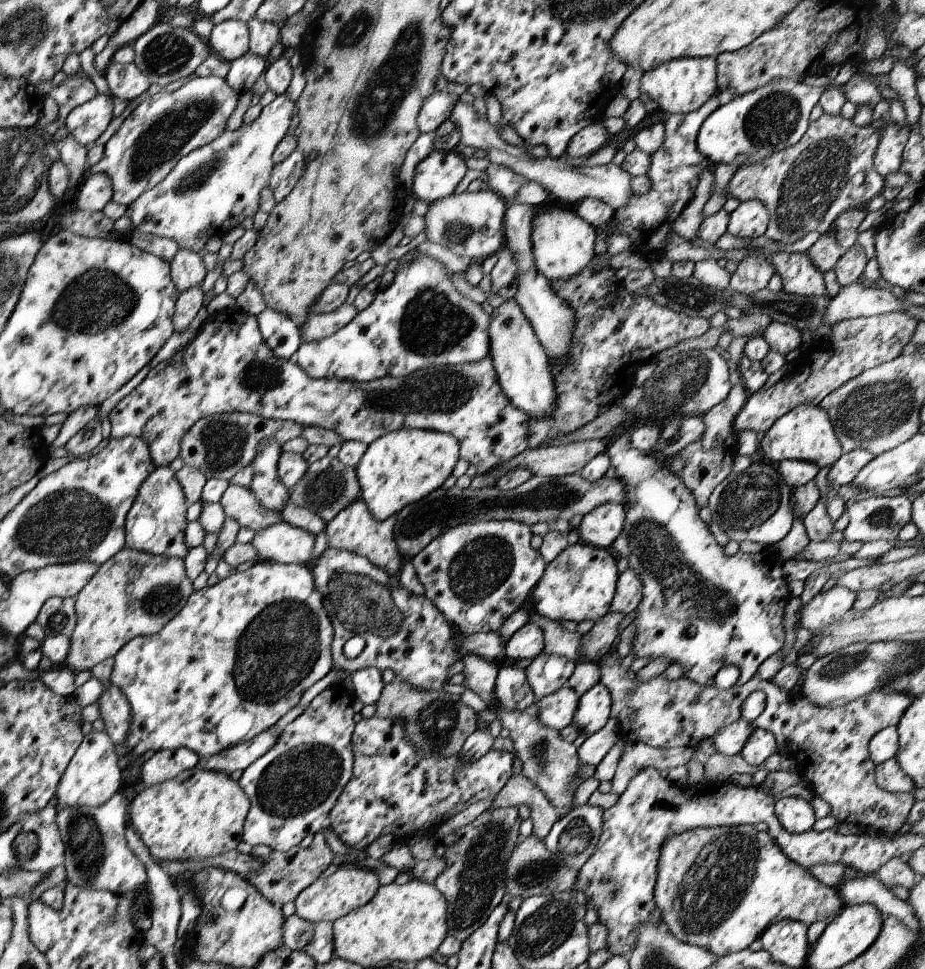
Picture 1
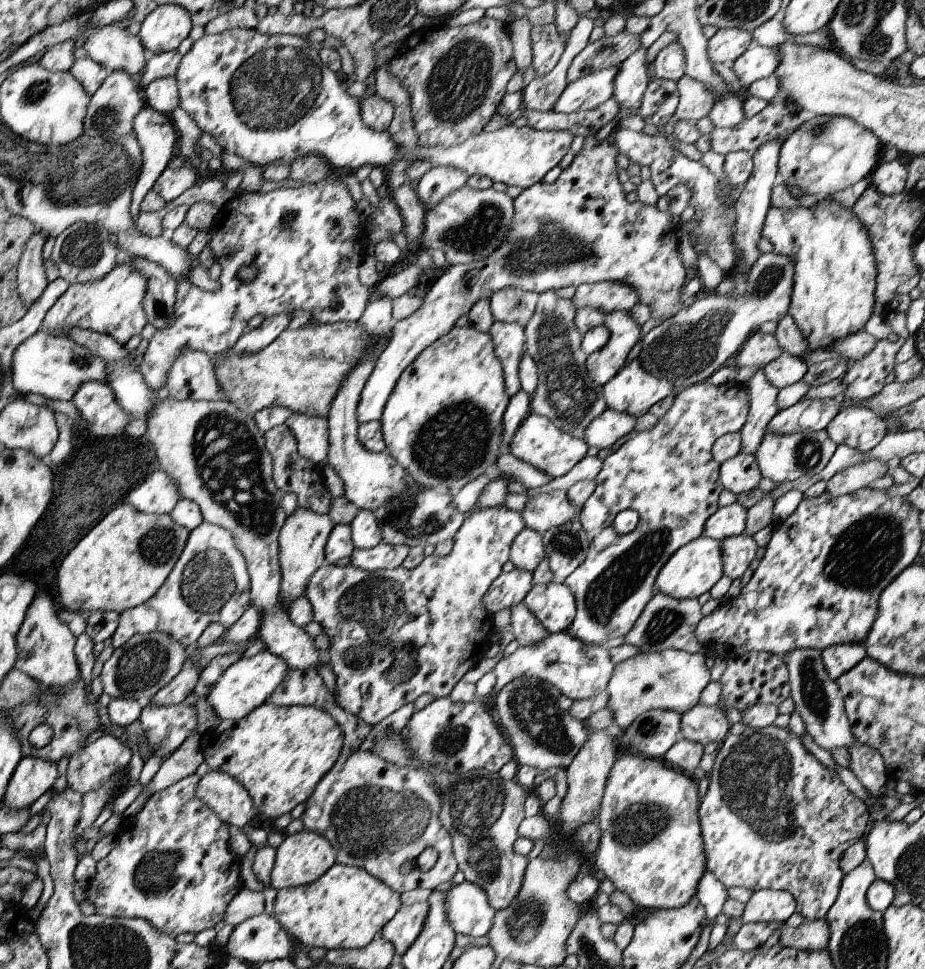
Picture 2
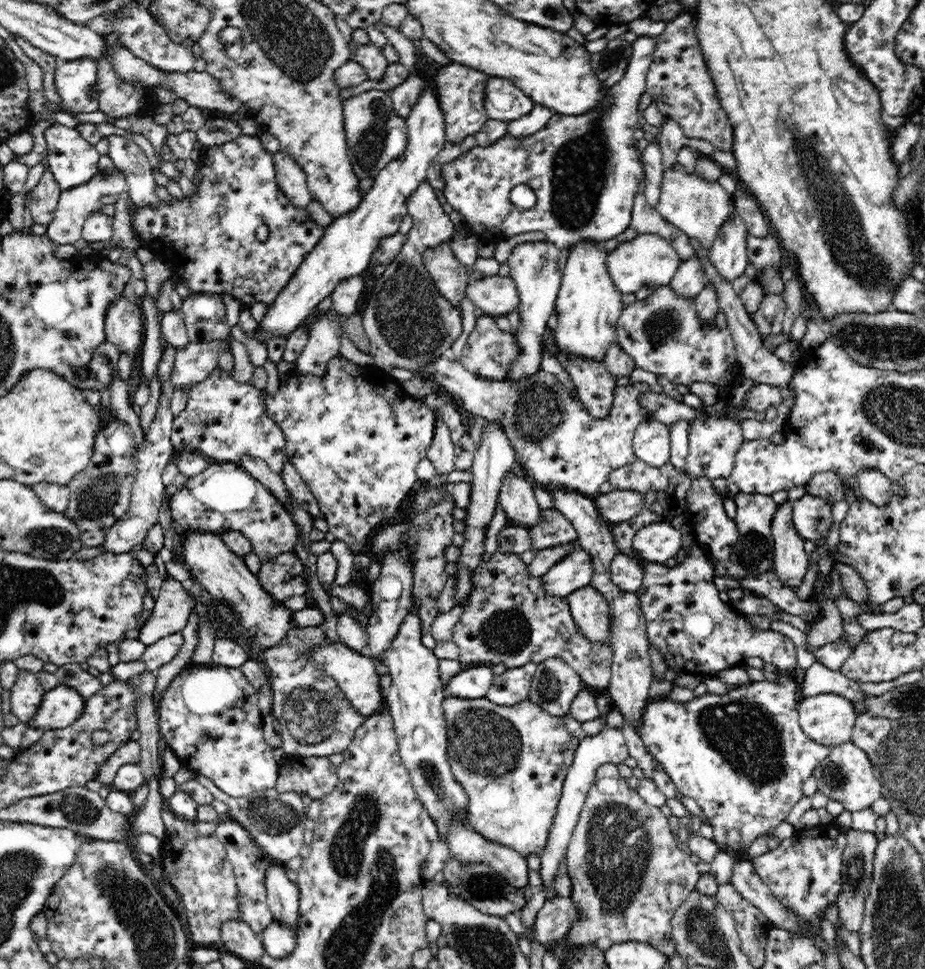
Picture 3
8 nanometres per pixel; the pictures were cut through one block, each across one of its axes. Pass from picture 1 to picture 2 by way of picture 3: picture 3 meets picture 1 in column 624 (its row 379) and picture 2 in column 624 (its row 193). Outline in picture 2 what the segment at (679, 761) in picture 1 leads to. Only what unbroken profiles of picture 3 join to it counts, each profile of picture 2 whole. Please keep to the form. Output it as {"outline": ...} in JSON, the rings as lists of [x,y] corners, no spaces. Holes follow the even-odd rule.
{"outline":[[[656,592],[632,626],[632,630],[624,636],[624,641],[630,646],[636,646],[640,653],[650,654],[666,649],[705,653],[707,646],[702,646],[696,638],[697,624],[703,617],[700,609],[698,599],[678,600],[667,594],[662,594],[662,592]]]}

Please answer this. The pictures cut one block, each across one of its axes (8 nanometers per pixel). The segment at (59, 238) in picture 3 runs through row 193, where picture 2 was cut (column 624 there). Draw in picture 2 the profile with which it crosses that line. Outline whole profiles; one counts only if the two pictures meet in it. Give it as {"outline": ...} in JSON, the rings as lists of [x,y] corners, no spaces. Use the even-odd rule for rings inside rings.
{"outline":[[[638,49],[618,65],[618,74],[614,78],[613,98],[618,101],[619,118],[630,118],[642,104],[642,96],[650,84],[646,52]]]}

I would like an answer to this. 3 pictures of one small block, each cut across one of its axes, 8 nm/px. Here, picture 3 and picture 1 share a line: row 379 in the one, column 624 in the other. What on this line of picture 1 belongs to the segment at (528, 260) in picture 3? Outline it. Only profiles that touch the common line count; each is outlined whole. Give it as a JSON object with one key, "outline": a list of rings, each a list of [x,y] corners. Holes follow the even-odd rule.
{"outline":[[[606,502],[583,516],[578,527],[580,541],[596,548],[610,549],[622,532],[626,520],[625,506]]]}

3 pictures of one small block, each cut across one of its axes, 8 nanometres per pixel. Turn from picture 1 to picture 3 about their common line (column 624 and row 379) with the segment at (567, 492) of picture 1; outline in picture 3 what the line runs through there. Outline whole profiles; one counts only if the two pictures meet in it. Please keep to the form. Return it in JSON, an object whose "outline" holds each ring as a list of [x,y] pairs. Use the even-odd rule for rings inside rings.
{"outline":[[[478,313],[476,326],[466,340],[466,345],[462,348],[462,355],[459,360],[467,371],[478,376],[501,381],[508,379],[512,362],[520,354],[521,346],[518,345],[518,339],[514,333],[500,330],[496,325],[495,317]]]}

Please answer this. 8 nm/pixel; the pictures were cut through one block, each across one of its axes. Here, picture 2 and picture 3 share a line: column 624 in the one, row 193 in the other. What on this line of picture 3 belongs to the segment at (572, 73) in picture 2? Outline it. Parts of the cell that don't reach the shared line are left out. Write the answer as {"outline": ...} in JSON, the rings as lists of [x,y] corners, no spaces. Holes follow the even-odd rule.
{"outline":[[[47,169],[38,184],[31,190],[30,214],[36,224],[48,224],[58,204],[61,188],[54,175]]]}

